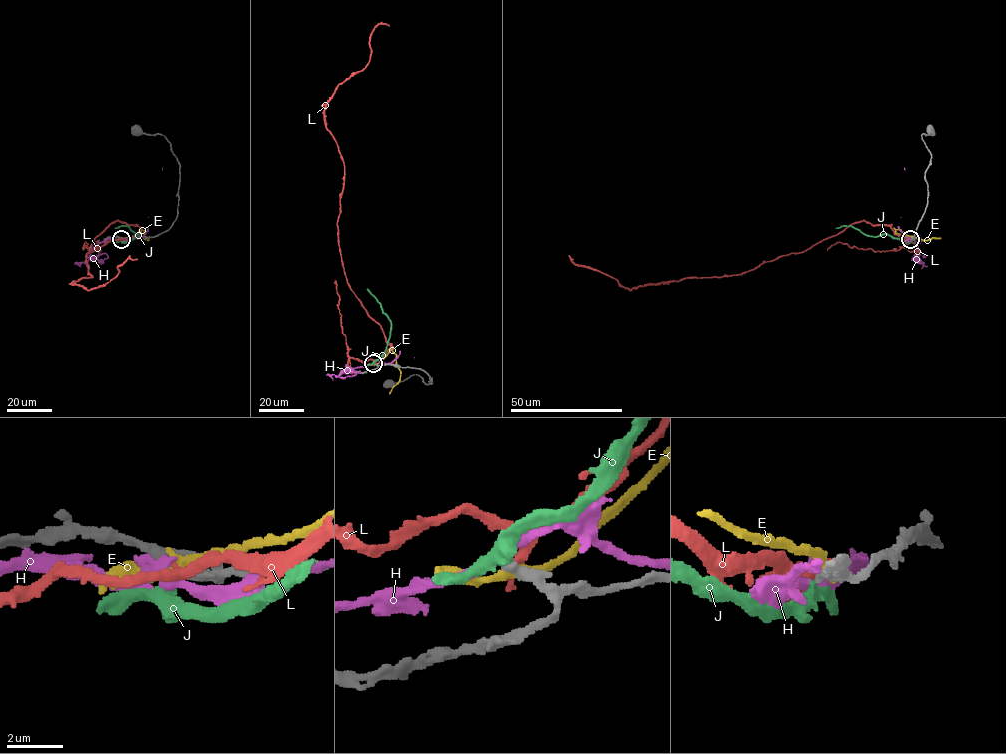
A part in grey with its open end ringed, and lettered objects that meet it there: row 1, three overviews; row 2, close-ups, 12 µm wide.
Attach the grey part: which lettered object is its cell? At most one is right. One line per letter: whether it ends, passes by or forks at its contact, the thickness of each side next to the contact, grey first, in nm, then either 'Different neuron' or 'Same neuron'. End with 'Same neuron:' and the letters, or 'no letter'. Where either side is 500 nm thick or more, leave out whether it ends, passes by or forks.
E: It passes by. Thickness 440 nm (grey) against 300 nm. Different neuron
H: It forks there. Thickness 360 nm (grey) against 280 nm. Different neuron
J: It passes by. Thickness 360 nm (grey) against 340 nm. Same neuron
L: It ends there. Thickness 440 nm (grey) against 400 nm. Different neuron
Same neuron: J

